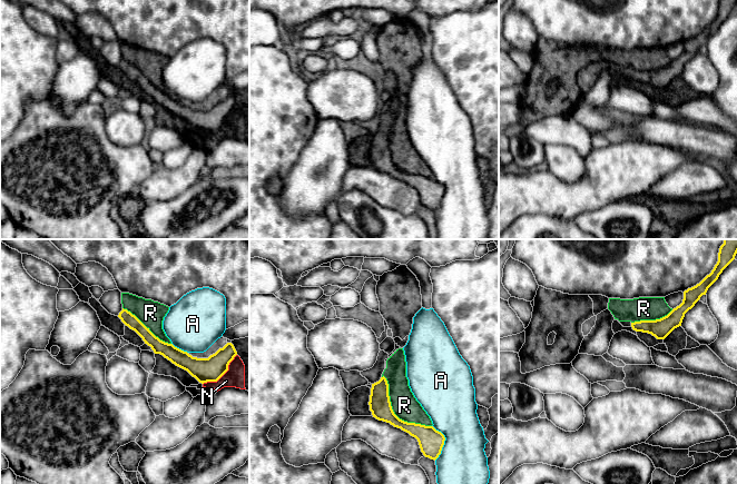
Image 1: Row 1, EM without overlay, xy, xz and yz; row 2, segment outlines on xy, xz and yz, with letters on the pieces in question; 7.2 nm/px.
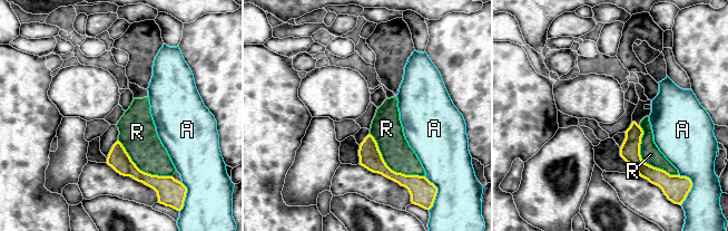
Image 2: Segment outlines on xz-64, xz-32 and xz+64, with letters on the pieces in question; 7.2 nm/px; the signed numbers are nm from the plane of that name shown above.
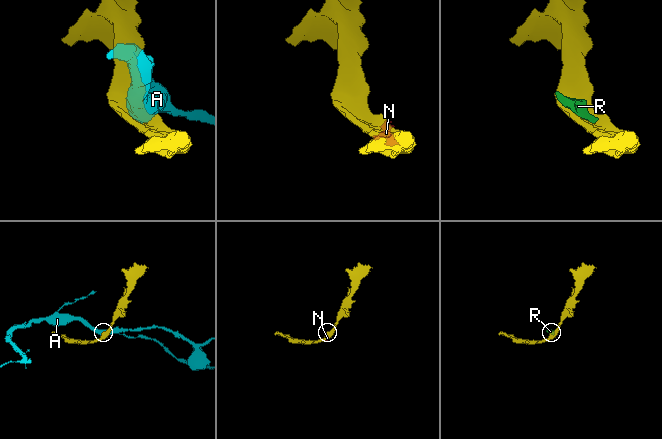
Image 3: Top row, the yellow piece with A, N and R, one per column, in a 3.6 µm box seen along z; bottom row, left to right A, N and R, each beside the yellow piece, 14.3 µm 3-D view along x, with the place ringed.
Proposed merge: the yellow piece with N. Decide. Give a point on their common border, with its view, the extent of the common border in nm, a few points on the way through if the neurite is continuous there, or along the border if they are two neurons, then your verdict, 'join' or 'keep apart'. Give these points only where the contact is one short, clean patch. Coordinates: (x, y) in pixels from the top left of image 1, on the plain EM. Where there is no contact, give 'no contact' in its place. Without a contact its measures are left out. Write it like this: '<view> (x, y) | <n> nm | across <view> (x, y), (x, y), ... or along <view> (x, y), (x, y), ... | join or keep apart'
xy (223, 125) | 340 nm | keep apart

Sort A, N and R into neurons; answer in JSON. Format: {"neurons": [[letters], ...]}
{"neurons": [["A"], ["N"], ["R"]]}

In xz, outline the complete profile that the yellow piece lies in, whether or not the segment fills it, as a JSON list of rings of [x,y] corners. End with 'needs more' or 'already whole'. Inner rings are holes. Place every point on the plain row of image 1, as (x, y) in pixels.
[[[384,127],[379,132],[372,135],[368,156],[373,168],[390,174],[415,188],[425,208],[434,211],[439,208],[444,196],[444,186],[433,177],[407,174],[400,170],[392,160],[389,135]]] | already whole

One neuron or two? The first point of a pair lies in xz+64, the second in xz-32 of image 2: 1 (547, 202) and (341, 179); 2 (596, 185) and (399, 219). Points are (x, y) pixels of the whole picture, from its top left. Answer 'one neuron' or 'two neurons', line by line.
1: two neurons
2: one neuron

